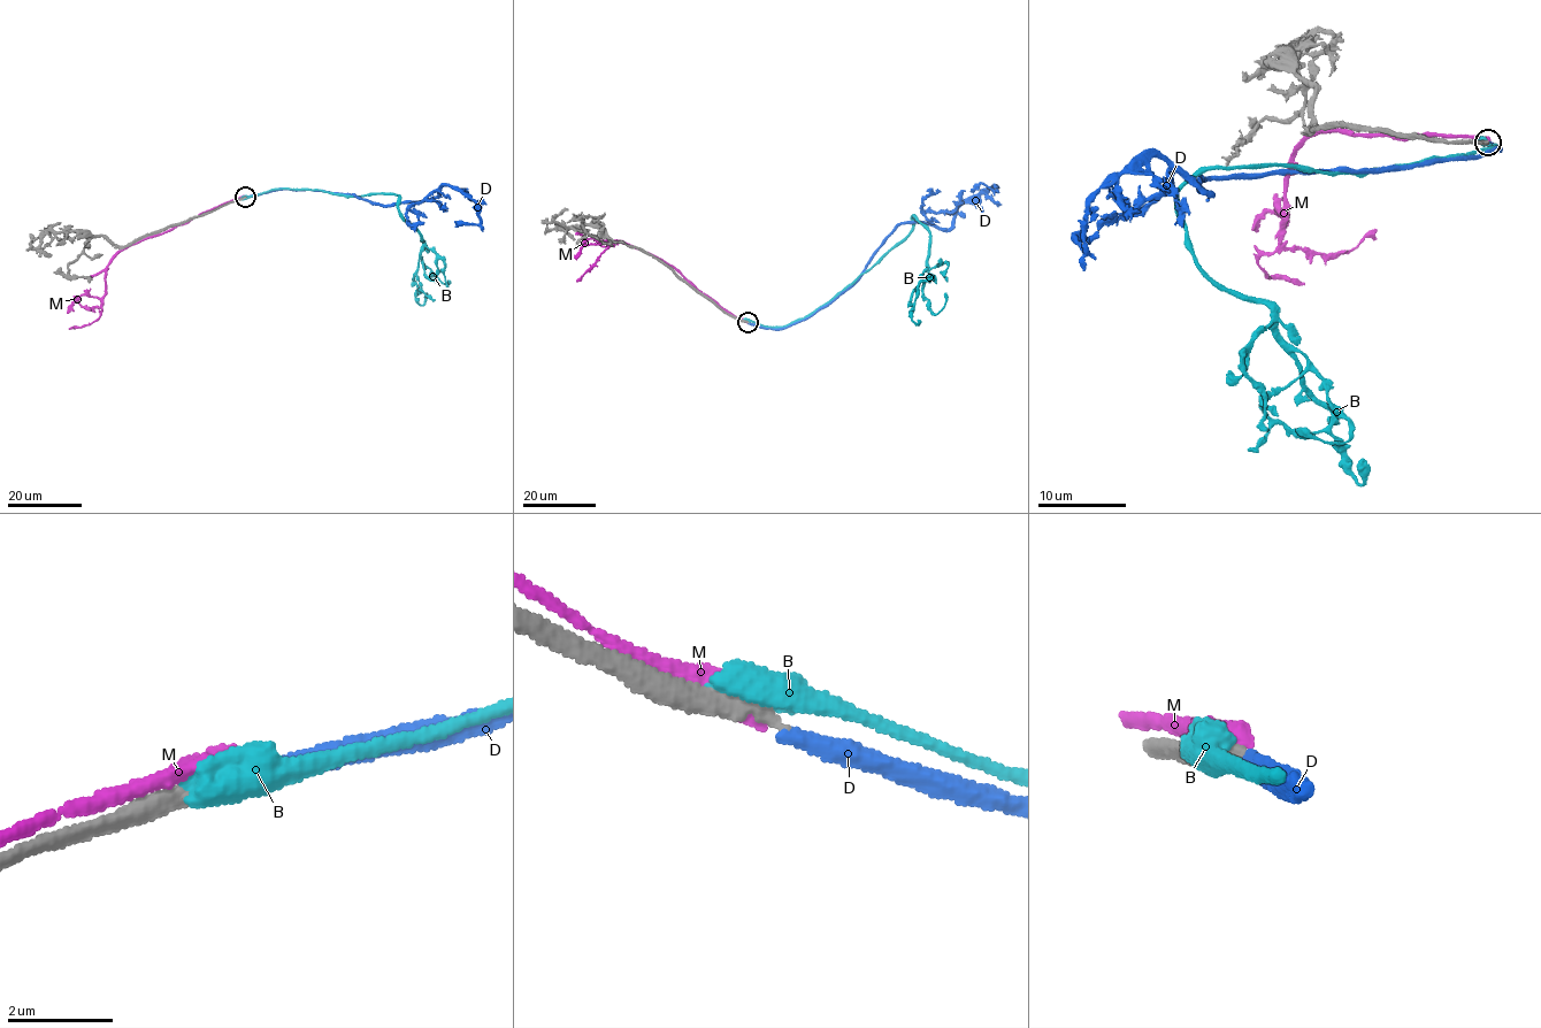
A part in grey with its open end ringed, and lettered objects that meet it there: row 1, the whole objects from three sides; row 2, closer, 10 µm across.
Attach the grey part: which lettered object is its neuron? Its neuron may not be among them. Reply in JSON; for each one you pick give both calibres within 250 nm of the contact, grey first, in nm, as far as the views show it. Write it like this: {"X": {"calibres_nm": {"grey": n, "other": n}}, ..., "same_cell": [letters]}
{"same_cell": []}

